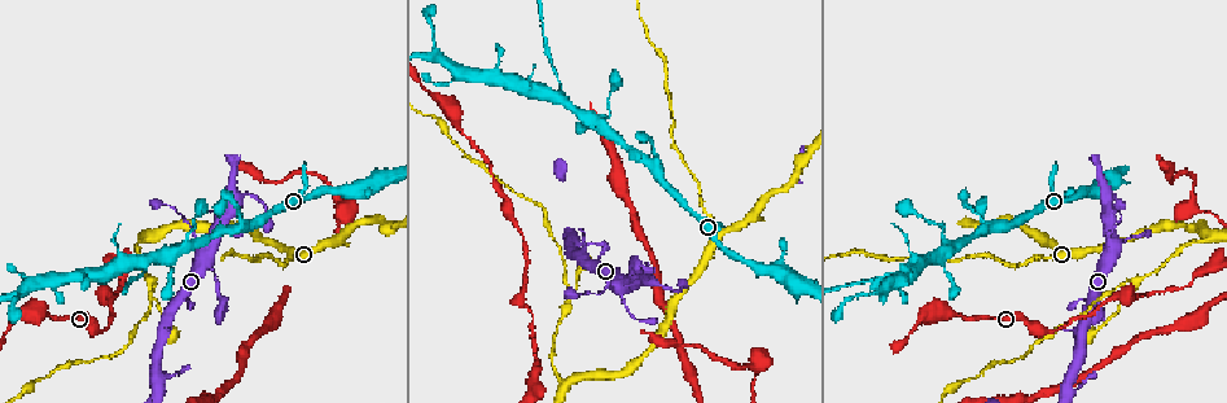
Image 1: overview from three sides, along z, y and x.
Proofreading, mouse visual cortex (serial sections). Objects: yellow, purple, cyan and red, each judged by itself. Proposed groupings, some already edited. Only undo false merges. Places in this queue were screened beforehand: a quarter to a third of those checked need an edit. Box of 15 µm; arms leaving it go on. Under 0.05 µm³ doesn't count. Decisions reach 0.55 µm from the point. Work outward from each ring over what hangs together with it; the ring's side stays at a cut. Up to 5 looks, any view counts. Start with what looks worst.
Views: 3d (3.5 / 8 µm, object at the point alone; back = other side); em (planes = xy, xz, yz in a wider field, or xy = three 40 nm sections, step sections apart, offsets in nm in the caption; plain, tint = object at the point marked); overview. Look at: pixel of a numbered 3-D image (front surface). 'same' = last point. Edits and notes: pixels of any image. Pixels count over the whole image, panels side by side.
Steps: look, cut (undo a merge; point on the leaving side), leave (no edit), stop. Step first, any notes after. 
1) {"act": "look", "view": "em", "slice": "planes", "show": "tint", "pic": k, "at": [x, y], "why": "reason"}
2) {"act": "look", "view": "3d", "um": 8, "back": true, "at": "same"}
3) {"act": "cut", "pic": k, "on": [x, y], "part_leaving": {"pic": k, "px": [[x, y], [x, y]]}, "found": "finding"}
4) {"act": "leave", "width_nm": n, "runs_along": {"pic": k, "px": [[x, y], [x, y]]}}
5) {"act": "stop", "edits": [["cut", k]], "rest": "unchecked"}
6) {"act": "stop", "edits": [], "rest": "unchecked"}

{"act": "look", "view": "3d", "um": 3.5, "pic": 1, "at": [984, 218], "why": "thin neck"}

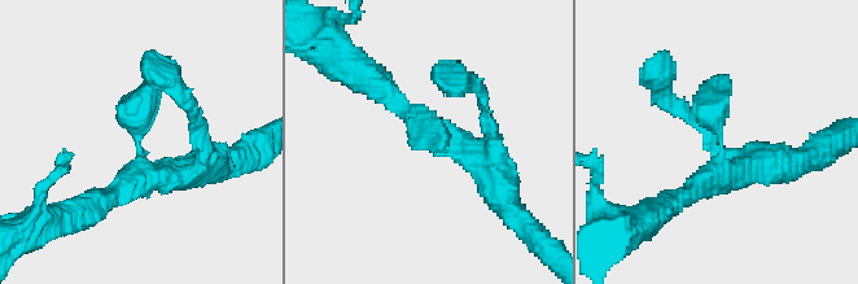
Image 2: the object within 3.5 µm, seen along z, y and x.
{"act": "look", "view": "em", "slice": "xy", "step": 2, "show": "tint", "pic": 2, "at": [721, 140], "why": "shape alone is not enough"}

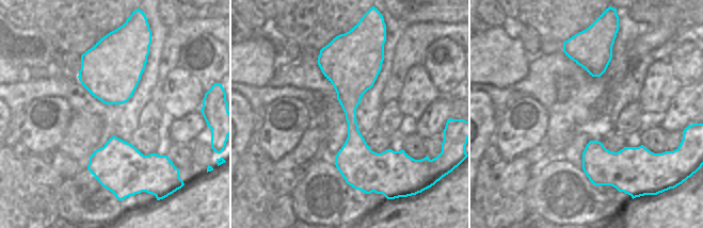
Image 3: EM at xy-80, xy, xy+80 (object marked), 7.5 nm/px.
{"act": "look", "view": "em", "slice": "planes", "show": "tint", "at": "same", "why": "another direction"}

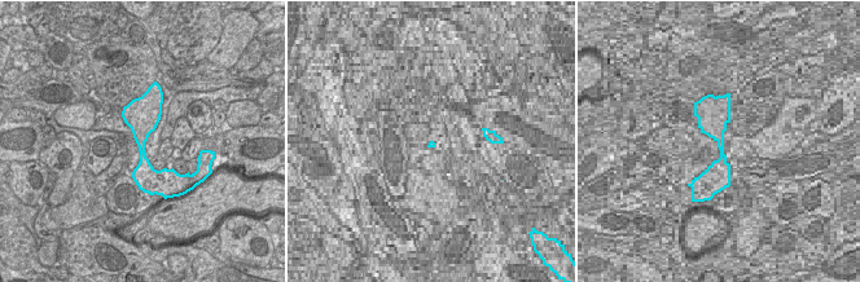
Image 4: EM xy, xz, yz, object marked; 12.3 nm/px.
{"act": "leave", "runs_along": {"pic": 2, "px": [[744, 171], [717, 179], [710, 108], [731, 84]]}, "found": "one cell here"}

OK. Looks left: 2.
{"act": "look", "view": "3d", "um": 8, "pic": 1, "at": [145, 261], "why": "a fork"}

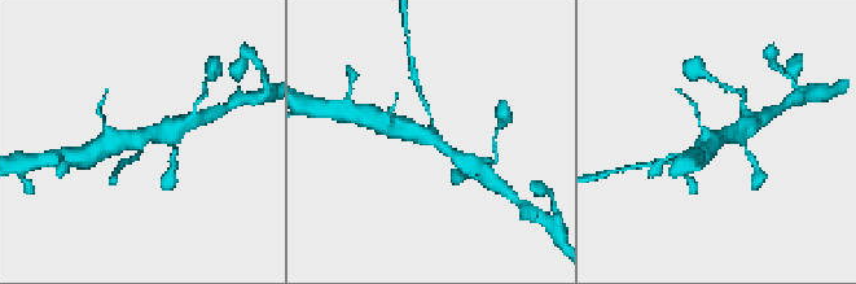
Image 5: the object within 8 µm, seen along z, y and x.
{"act": "look", "view": "em", "slice": "xy", "step": 3, "show": "tint", "pic": 5, "at": [424, 136], "arms": 3, "arm_widths_nm": [100, 300, 600], "why": "now the EM"}

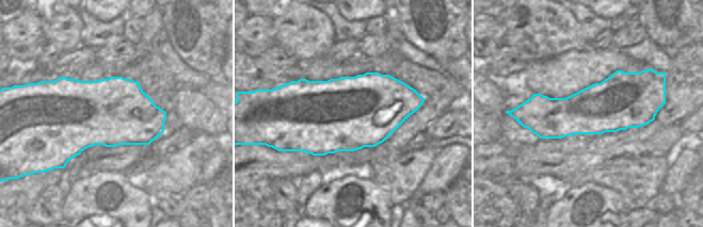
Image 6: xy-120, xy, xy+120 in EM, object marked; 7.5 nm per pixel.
{"act": "leave", "width_nm": 550, "runs_along": {"pic": 5, "px": [[456, 157], [426, 135], [394, 126]]}, "found": "one cell here"}

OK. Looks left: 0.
{"act": "stop", "edits": [], "rest": "unchecked"}

